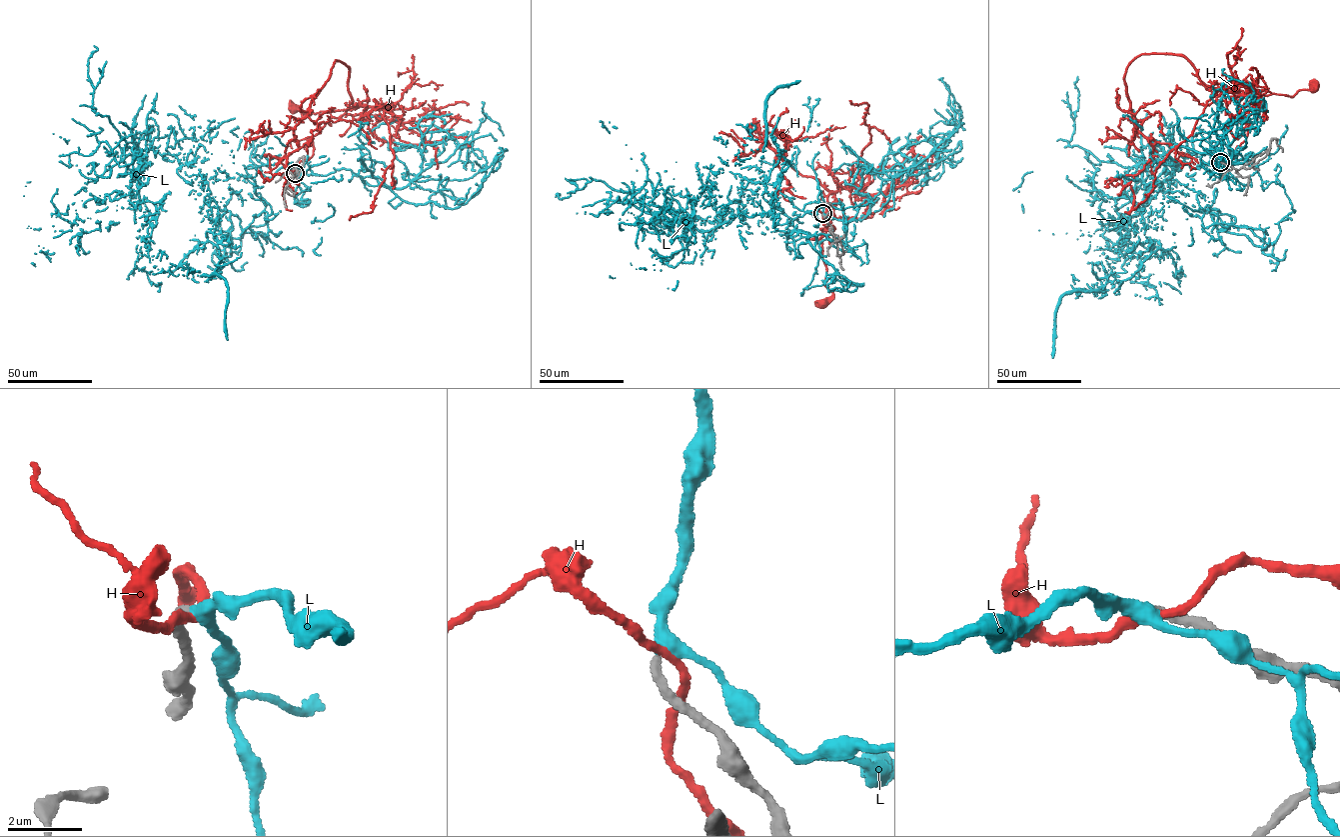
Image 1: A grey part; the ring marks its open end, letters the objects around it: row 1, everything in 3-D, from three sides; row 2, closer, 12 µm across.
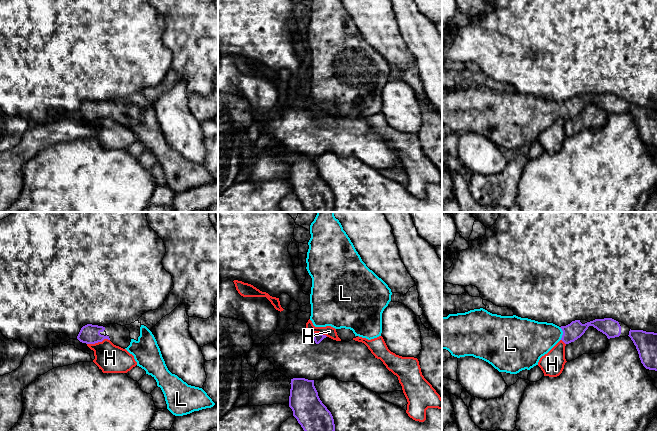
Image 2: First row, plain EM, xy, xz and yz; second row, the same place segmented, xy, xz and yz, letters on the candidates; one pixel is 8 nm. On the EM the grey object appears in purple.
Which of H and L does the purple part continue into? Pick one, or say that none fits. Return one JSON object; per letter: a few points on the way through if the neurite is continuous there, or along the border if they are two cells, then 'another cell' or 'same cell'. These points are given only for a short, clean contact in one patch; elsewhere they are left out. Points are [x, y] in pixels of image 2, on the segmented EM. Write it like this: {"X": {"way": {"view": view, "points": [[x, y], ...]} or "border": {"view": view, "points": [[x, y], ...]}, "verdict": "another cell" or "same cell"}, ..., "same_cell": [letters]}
{"H": {"border": {"view": "xy", "points": [[109, 339], [87, 344]]}, "verdict": "another cell"}, "L": {"way": {"view": "yz", "points": [[571, 332], [563, 333], [533, 339]]}, "verdict": "same cell"}, "same_cell": ["L"]}

